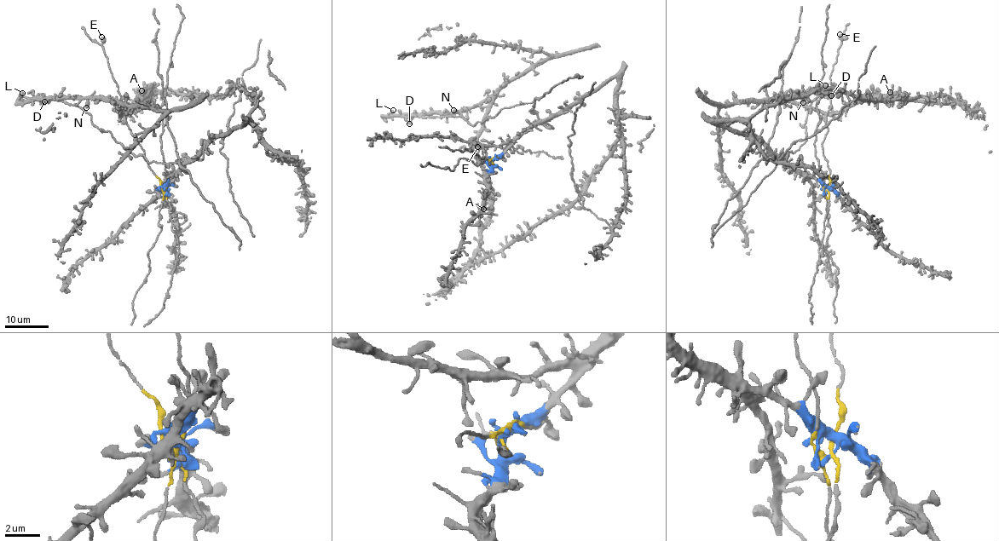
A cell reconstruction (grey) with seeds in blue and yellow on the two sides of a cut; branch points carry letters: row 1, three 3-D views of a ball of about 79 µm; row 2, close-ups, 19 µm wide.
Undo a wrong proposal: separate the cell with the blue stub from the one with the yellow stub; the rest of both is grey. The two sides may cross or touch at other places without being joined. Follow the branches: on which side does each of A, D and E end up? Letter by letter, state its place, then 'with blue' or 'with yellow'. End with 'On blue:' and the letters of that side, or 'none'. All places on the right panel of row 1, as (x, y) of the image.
A: (890, 92) | with blue
D: (831, 95) | with blue
E: (840, 34) | with yellow
On blue: A, D

